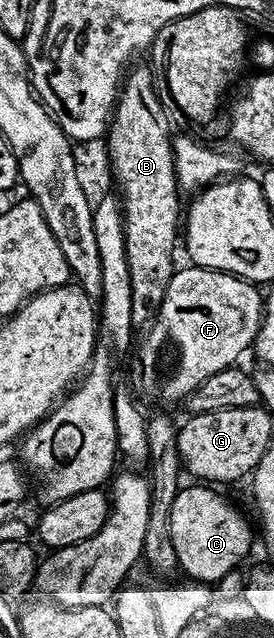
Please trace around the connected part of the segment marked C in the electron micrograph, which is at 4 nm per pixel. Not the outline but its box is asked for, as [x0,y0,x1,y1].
[169,482,251,586]

